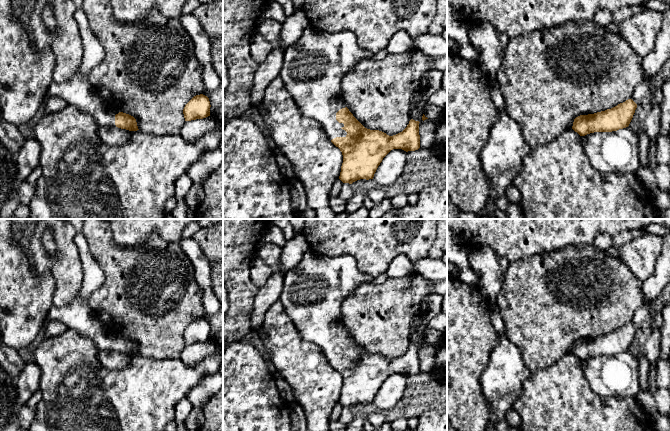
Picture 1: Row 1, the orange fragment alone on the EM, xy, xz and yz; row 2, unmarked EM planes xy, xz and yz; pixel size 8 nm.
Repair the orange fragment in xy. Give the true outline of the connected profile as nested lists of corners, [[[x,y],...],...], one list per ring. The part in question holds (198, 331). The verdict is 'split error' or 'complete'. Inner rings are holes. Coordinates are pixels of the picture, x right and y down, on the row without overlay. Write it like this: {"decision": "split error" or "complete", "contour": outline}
{"decision": "split error", "contour": [[[203,318],[194,320],[184,331],[185,347],[180,359],[189,366],[195,366],[207,356],[219,353],[221,348],[210,340],[210,325]]]}

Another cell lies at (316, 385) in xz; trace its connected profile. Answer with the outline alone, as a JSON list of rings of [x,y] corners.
[[[280,300],[267,310],[261,326],[265,333],[261,340],[268,359],[290,385],[296,401],[304,410],[307,431],[330,431],[329,418],[340,400],[342,376],[328,363],[317,345],[303,339]]]

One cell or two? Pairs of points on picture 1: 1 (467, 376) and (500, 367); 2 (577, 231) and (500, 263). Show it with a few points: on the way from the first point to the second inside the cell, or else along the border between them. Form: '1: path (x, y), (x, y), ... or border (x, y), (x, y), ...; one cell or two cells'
1: border (492, 350), (489, 362), (481, 375), (483, 395); two cells
2: border (489, 245), (509, 262); two cells

